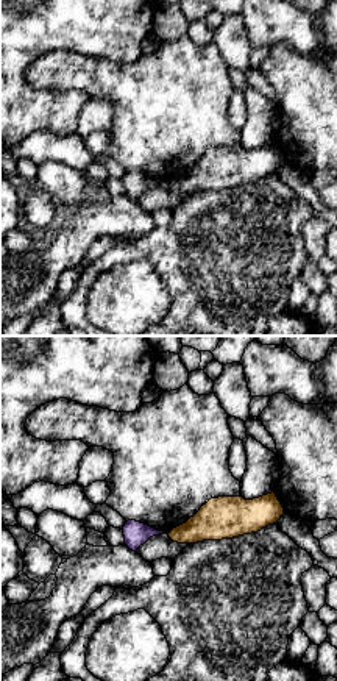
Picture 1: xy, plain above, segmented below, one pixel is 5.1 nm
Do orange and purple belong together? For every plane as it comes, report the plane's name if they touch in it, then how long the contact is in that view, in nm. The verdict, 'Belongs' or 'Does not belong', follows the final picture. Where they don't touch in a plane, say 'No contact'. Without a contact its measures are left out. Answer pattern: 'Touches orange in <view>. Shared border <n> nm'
No contact

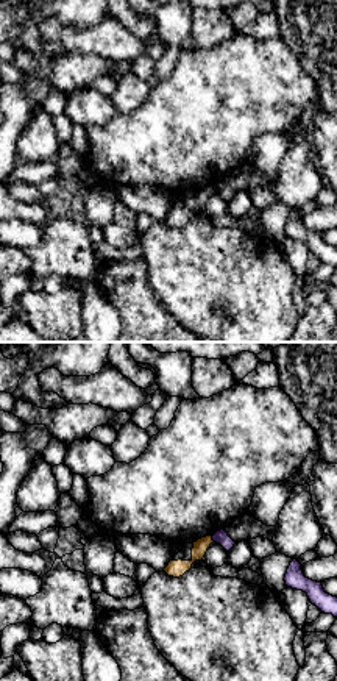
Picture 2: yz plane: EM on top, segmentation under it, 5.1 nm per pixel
Touches orange in yz. Shared border 40 nm

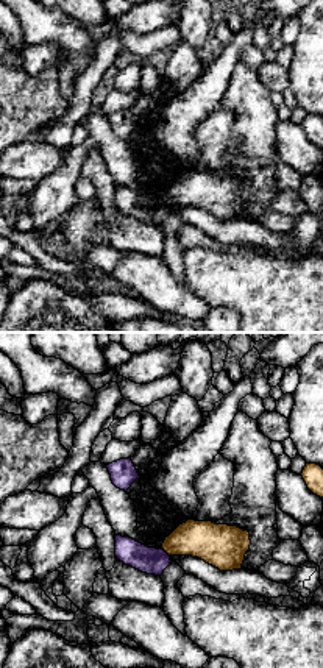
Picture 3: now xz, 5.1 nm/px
Touches orange in xz. Shared border 60 nm

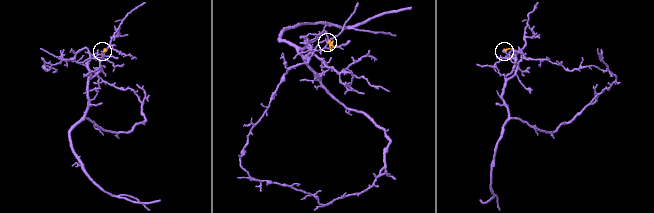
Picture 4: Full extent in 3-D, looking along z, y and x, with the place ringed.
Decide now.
Does not belong

